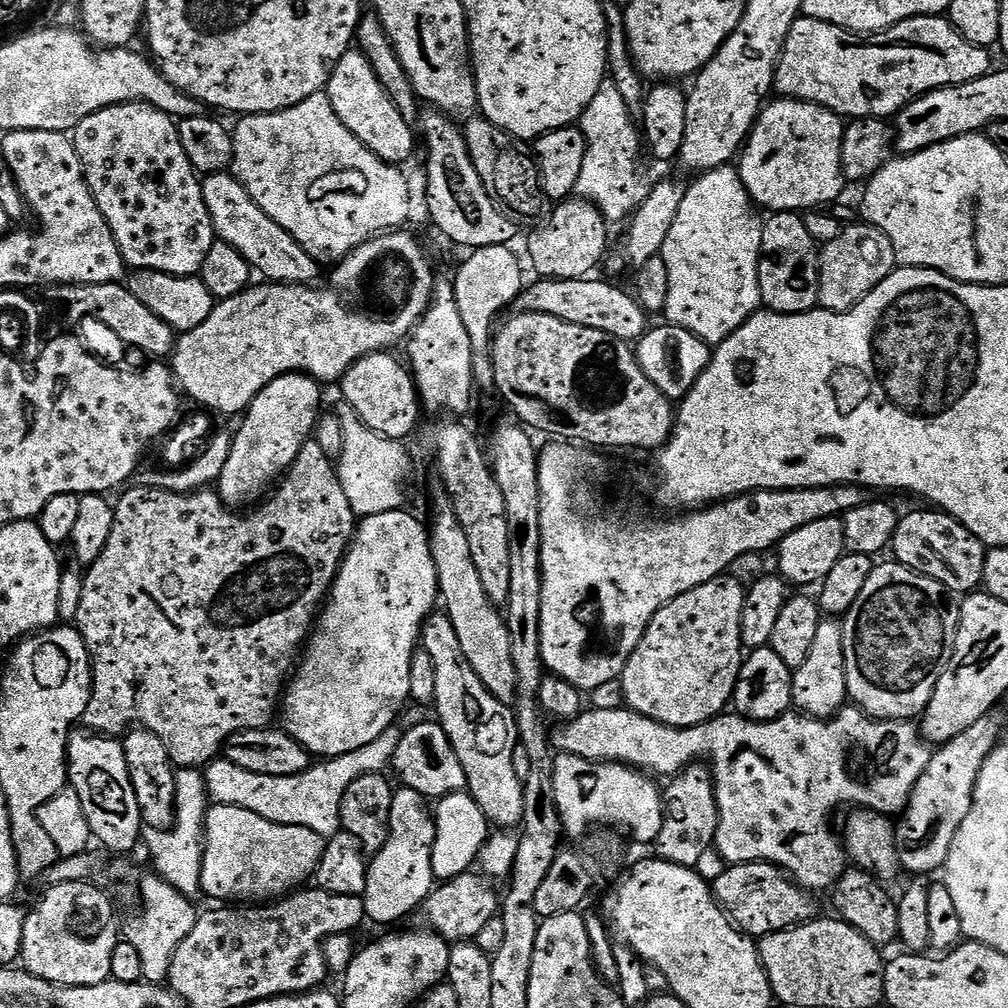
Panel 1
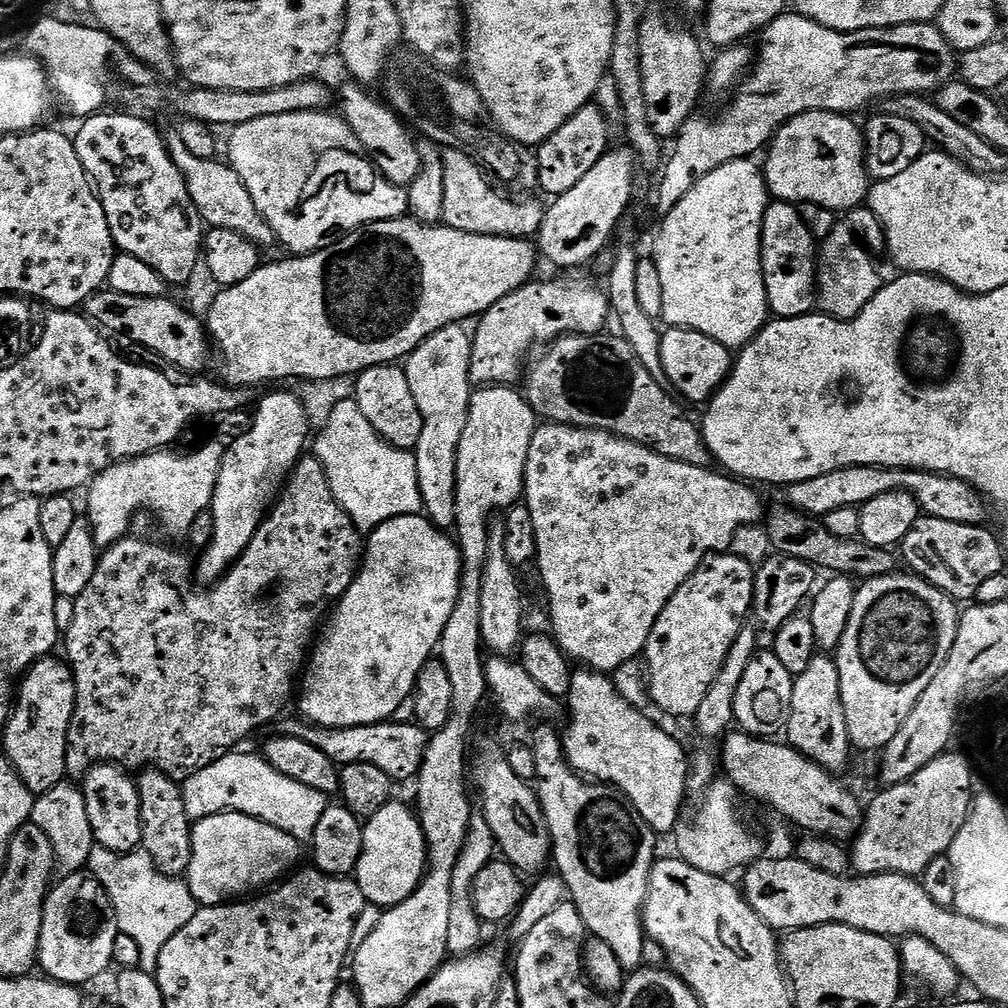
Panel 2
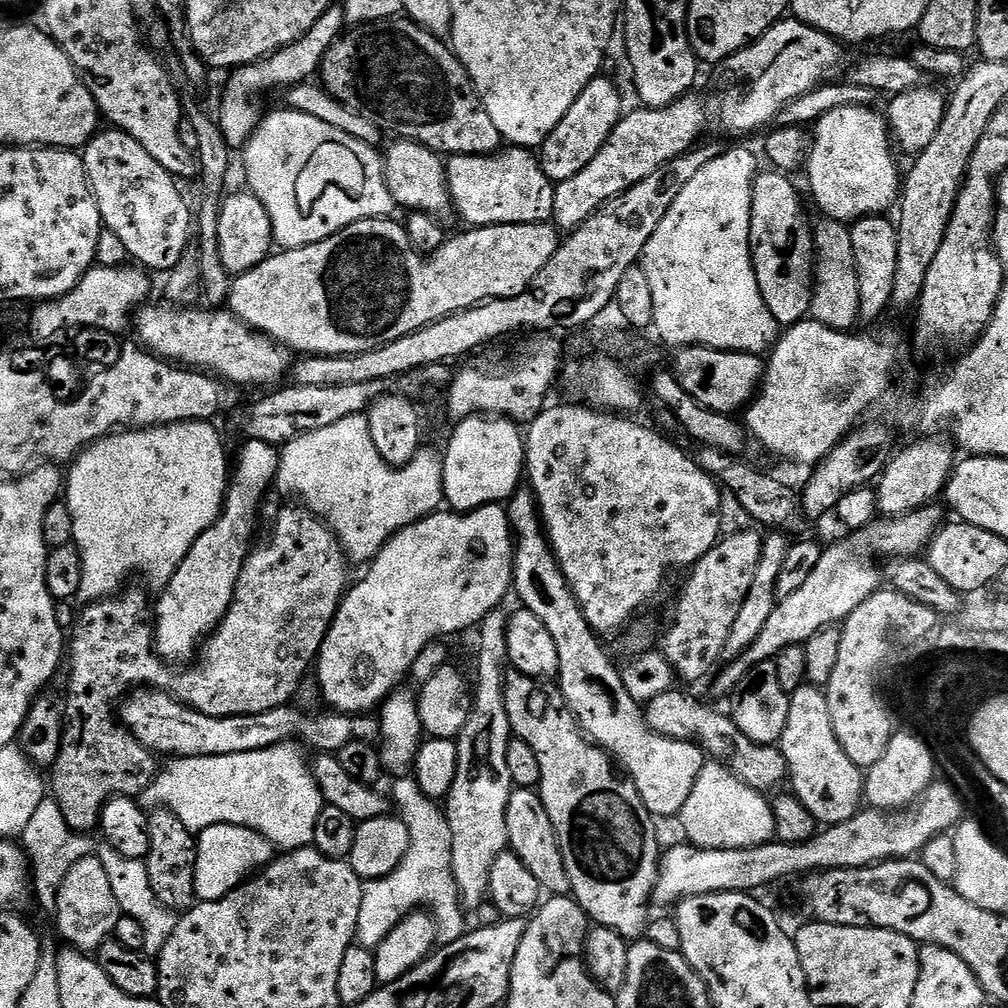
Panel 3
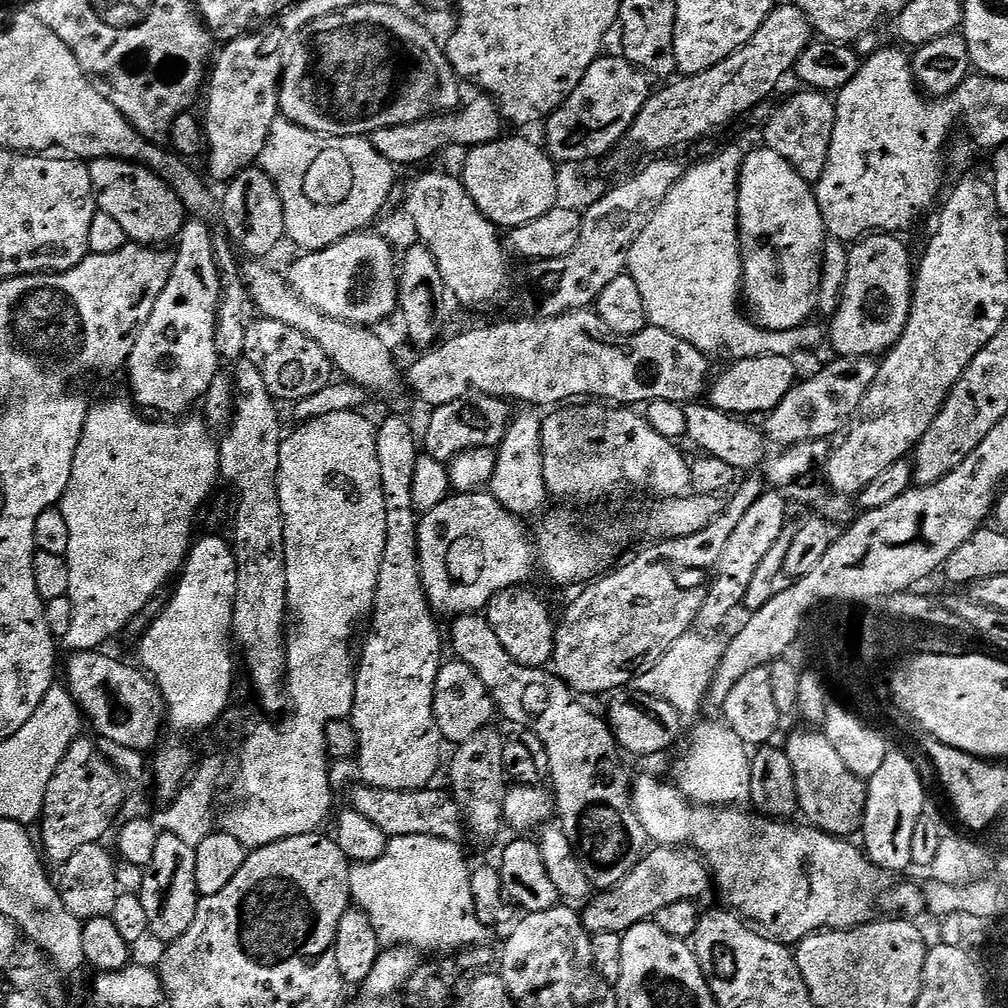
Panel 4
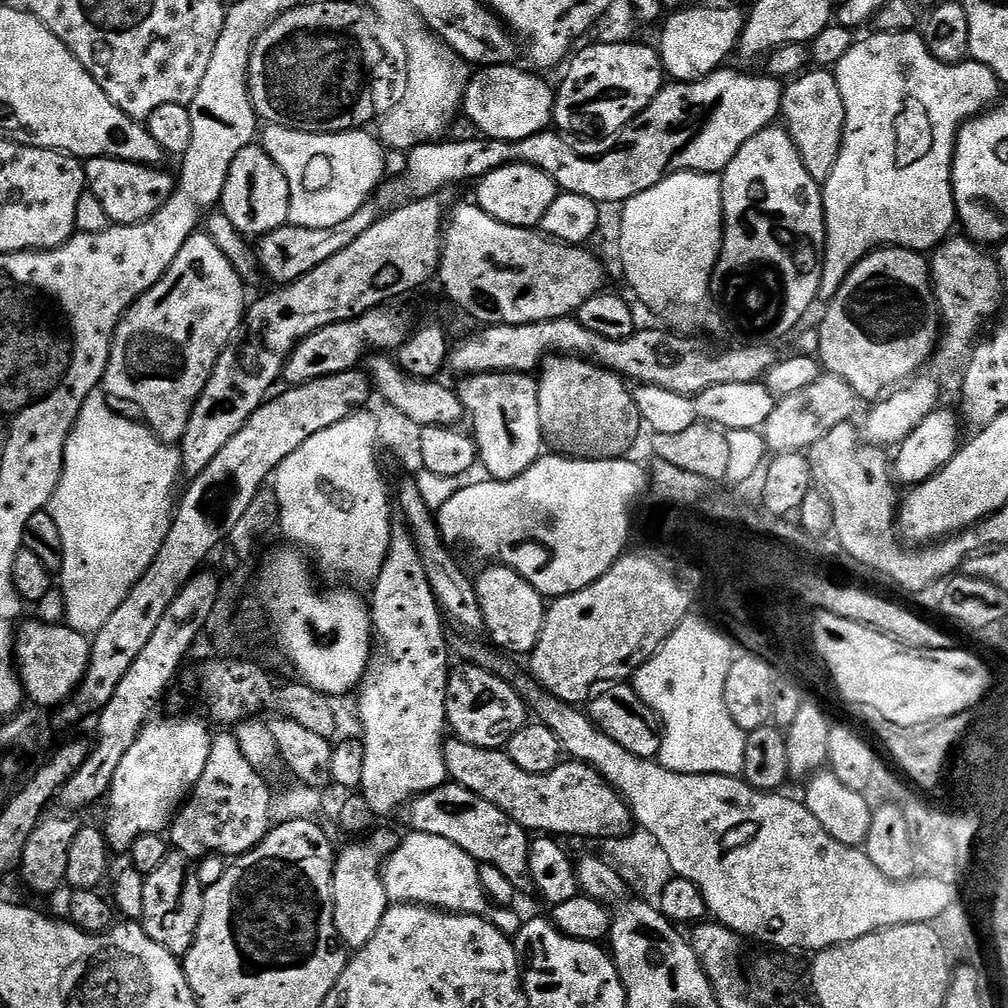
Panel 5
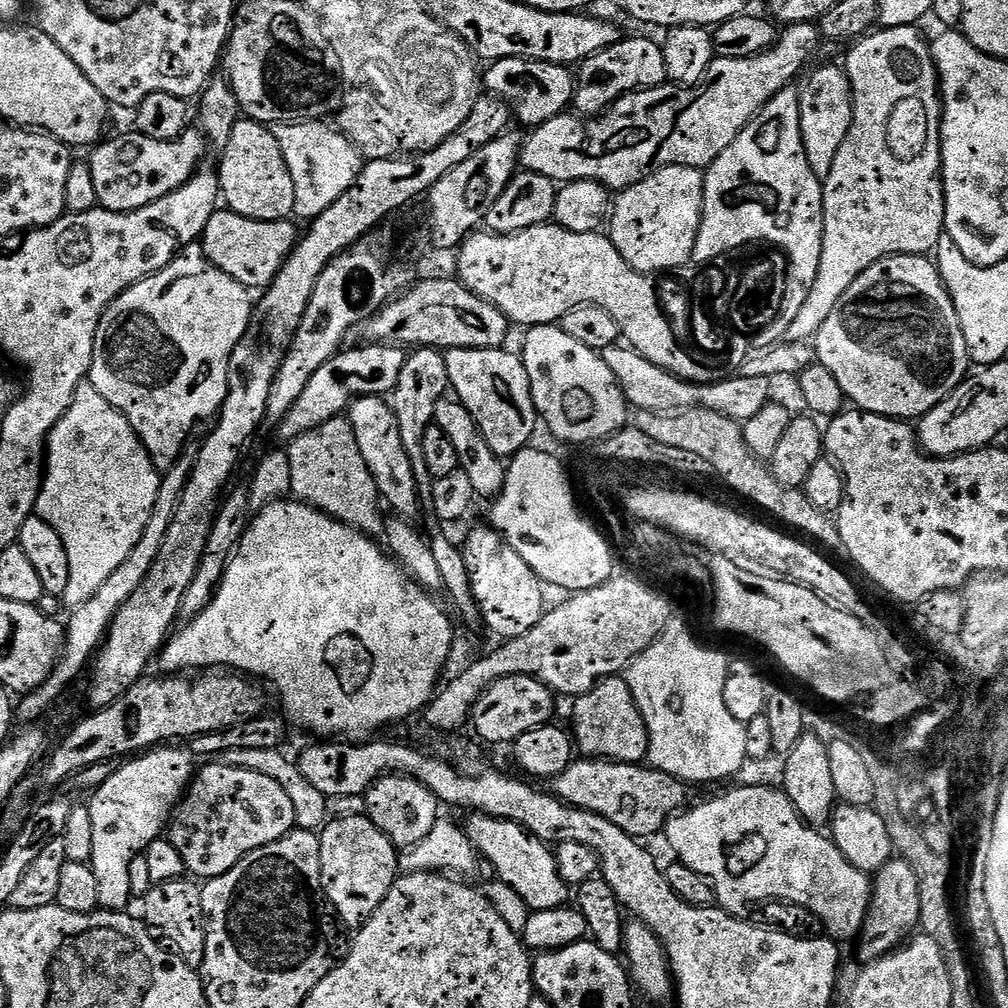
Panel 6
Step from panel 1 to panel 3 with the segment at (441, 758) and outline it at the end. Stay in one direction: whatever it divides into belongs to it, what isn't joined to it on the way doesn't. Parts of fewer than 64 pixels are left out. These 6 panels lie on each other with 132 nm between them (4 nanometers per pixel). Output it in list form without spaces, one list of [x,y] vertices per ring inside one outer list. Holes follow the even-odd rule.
[[[147,686],[123,697],[118,708],[118,719],[130,734],[134,734],[134,738],[138,738],[138,742],[142,742],[142,746],[162,756],[164,754],[167,758],[246,754],[250,750],[266,750],[275,744],[289,742],[299,742],[305,749],[313,748],[316,754],[335,754],[342,746],[346,746],[346,742],[372,742],[380,734],[380,721],[371,715],[324,710],[321,716],[303,716],[296,706],[266,710],[266,714],[214,718],[189,708],[187,704],[181,704],[167,692]]]

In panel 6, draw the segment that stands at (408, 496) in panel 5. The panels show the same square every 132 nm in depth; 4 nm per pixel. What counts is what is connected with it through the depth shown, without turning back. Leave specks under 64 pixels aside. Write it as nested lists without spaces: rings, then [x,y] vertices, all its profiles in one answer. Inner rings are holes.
[[[361,396],[359,400],[352,401],[346,419],[352,425],[358,450],[374,478],[381,501],[387,507],[389,504],[396,511],[393,513],[397,517],[416,518],[422,507],[420,491],[416,486],[414,470],[410,466],[410,454],[406,454],[402,433],[398,431],[398,418],[392,410],[391,403],[378,396]]]

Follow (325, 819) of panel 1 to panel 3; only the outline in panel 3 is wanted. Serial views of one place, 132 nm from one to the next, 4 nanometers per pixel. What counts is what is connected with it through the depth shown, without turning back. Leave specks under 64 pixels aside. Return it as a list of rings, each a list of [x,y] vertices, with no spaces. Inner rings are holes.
[[[289,742],[266,750],[250,750],[246,754],[181,756],[157,775],[151,791],[172,792],[176,800],[220,804],[219,823],[246,826],[265,836],[280,850],[307,848],[314,838],[318,814],[326,805],[303,754],[295,743]]]

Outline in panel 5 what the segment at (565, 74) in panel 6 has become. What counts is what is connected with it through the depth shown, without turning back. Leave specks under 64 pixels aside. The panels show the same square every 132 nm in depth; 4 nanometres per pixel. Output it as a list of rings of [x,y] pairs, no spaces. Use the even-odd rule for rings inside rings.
[[[515,63],[494,64],[484,66],[480,72],[471,77],[468,89],[464,91],[464,102],[462,105],[462,116],[465,116],[474,127],[477,128],[481,137],[490,140],[505,140],[506,142],[518,142],[522,138],[530,138],[534,134],[545,131],[553,123],[552,111],[556,105],[556,93],[553,85],[548,85],[535,71],[523,72],[516,68]]]

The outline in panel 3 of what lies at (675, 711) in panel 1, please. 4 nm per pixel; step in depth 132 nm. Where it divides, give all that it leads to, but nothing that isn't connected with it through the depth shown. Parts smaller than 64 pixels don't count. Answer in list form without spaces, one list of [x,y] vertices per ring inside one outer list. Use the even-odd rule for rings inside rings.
[[[739,532],[724,536],[697,564],[691,565],[662,645],[664,657],[679,679],[681,676],[684,680],[700,680],[712,667],[717,667],[716,659],[724,656],[726,638],[730,638],[730,626],[734,626],[734,618],[738,618],[738,610],[742,610],[742,602],[750,594],[763,549],[761,533]]]

